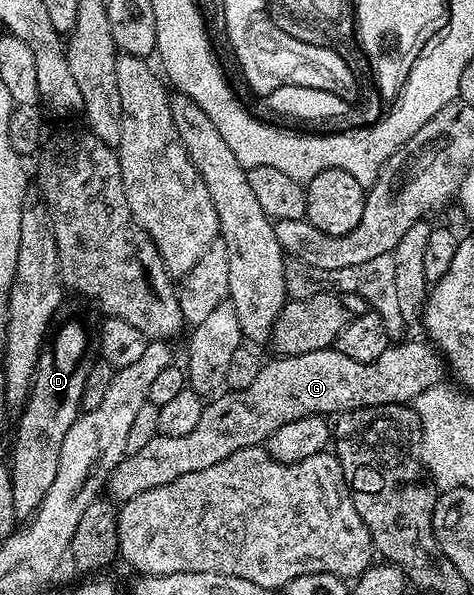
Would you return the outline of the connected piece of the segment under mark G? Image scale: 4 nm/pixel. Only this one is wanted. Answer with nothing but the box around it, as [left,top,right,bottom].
[108,338,447,501]

